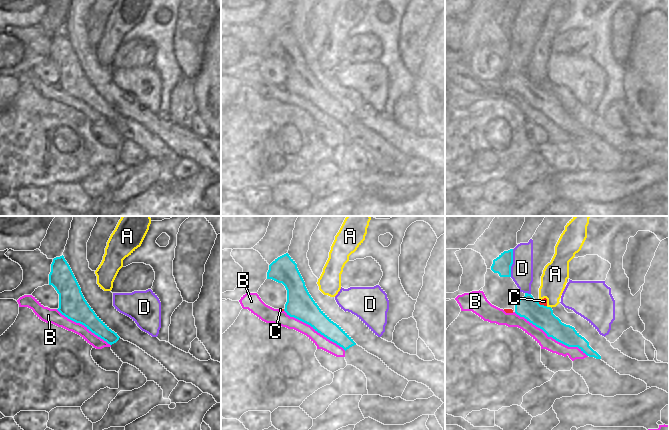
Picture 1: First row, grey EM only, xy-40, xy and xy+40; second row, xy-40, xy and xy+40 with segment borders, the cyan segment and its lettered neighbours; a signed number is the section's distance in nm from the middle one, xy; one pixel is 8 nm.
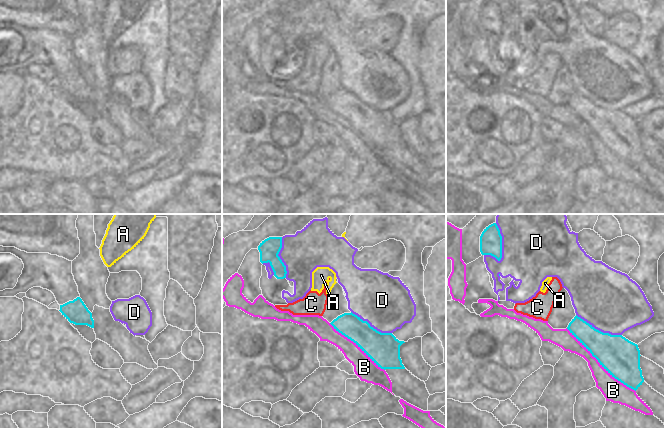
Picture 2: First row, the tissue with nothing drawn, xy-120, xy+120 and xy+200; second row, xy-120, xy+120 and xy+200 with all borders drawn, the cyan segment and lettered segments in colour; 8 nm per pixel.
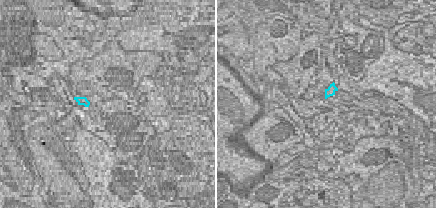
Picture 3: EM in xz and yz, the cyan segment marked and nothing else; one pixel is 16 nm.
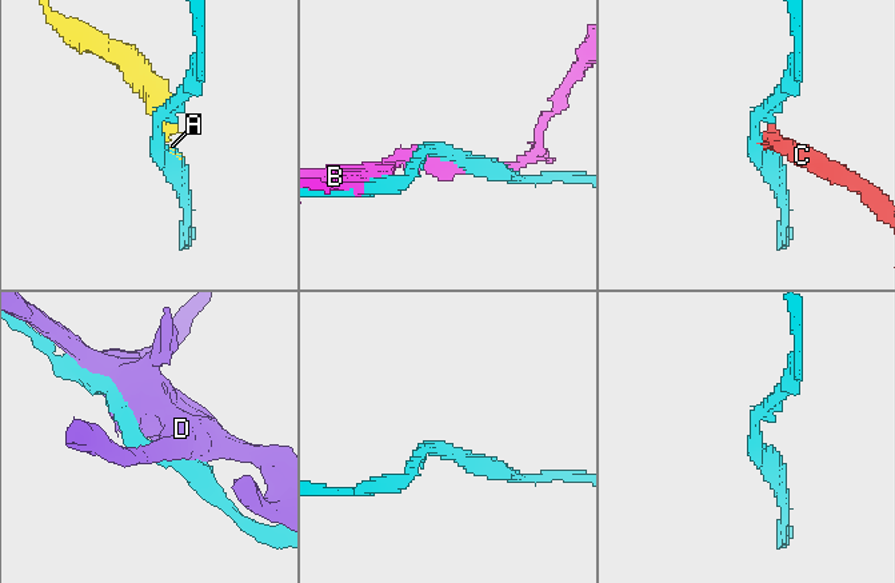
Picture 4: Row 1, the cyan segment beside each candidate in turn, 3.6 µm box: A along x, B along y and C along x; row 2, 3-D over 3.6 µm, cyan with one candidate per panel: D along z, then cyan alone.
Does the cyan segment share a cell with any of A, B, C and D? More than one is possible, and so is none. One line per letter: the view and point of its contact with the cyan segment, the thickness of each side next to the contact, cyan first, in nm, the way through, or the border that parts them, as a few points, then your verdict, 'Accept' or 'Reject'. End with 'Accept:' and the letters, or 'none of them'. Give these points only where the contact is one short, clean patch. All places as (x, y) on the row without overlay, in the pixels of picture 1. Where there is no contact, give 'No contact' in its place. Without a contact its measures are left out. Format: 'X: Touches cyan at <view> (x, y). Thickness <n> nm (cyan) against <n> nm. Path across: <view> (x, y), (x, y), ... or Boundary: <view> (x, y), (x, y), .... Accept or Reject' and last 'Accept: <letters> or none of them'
A: Touches cyan at xy+40 (549, 83). Thickness 180 nm (cyan) against 200 nm. Reject
B: Touches cyan at xy+40 (551, 112). Thickness 180 nm (cyan) against 110 nm. Reject
C: Touches cyan at xy+40 (542, 81). Thickness 180 nm (cyan) against 50 nm. Boundary: xy+40 (538, 77), (546, 82). Reject
D: Touches cyan at xy+40 (512, 39). Thickness 140 nm (cyan) against 180 nm. Reject
Accept: none of them.

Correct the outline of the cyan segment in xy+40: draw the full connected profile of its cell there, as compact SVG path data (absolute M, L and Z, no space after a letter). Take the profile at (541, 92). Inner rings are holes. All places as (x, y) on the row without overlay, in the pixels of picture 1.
M525 69L524 73L517 76L515 89L542 105L548 113L568 123L578 123L589 133L601 135L601 132L589 122L589 118L574 103L562 99L553 90L551 83L540 81L531 70Z

